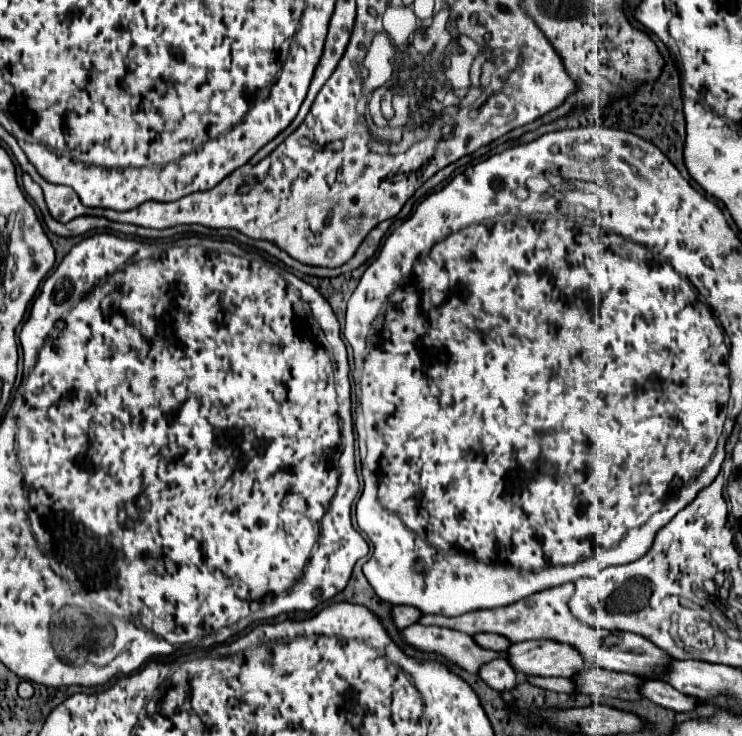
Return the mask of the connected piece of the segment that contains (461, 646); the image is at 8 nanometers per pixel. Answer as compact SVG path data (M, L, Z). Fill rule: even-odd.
M412 624L410 628L404 628L400 632L402 642L428 654L440 654L448 662L460 666L462 670L476 674L478 668L492 658L504 656L506 652L492 652L480 648L472 636L462 634L452 628L440 628L440 626L420 626Z

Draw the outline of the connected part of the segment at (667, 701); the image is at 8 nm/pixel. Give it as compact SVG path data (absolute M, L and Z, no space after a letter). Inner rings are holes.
M644 680L644 684L640 684L640 694L642 698L676 712L690 712L698 702L694 696L686 696L660 680Z

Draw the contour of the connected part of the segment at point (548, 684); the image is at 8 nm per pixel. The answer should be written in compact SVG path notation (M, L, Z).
M530 678L528 682L538 688L544 688L544 690L574 692L574 682L570 678Z

